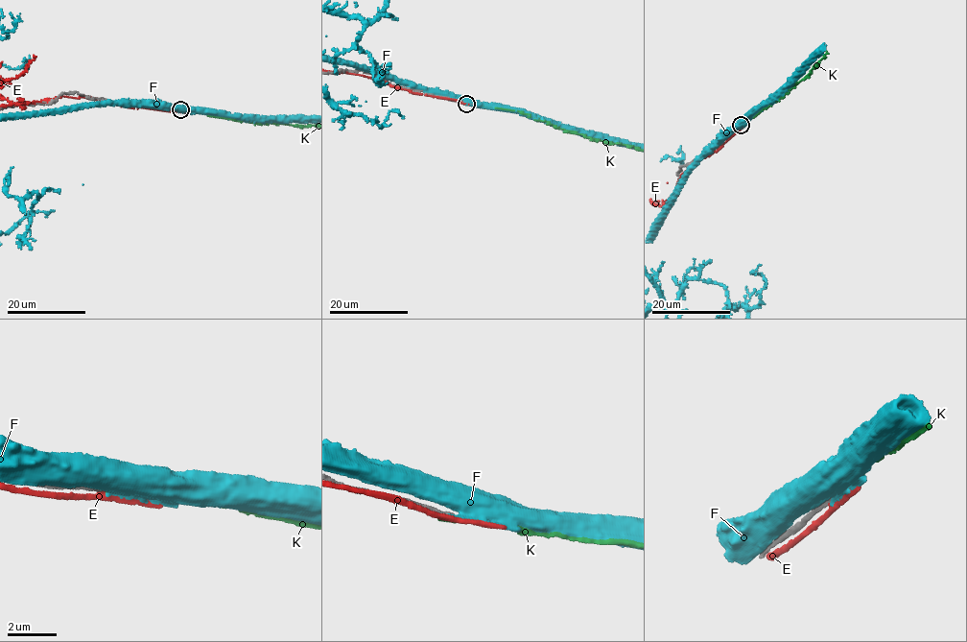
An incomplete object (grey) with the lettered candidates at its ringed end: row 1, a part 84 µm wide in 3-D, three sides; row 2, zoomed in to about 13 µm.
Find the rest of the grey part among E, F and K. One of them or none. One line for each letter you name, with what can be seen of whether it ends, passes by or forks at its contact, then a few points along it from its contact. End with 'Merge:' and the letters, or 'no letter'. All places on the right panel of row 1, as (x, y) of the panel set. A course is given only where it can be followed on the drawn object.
K: it ends
Merge: K

